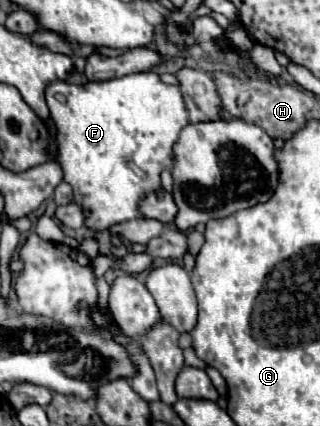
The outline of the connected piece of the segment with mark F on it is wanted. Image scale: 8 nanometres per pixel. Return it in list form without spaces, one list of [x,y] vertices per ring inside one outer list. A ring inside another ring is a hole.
[[[135,72],[115,80],[87,84],[57,80],[47,84],[45,100],[57,126],[57,162],[63,168],[65,182],[73,186],[73,200],[83,204],[83,208],[91,208],[91,220],[87,220],[87,226],[91,230],[107,230],[115,222],[139,218],[139,198],[161,188],[159,174],[163,168],[171,168],[171,146],[183,124],[189,122],[179,86],[163,84],[153,72]]]

